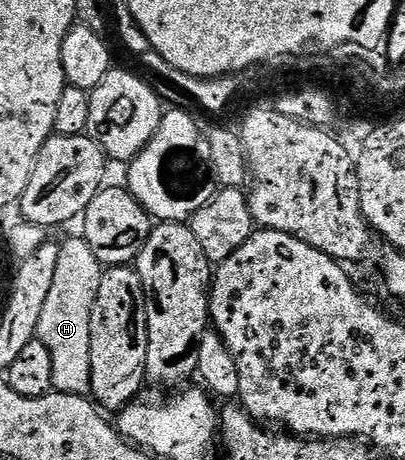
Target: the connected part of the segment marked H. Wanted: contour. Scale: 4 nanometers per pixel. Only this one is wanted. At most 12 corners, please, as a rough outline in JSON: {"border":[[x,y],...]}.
{"border":[[83,236],[60,245],[38,339],[55,392],[85,396],[102,266]]}

